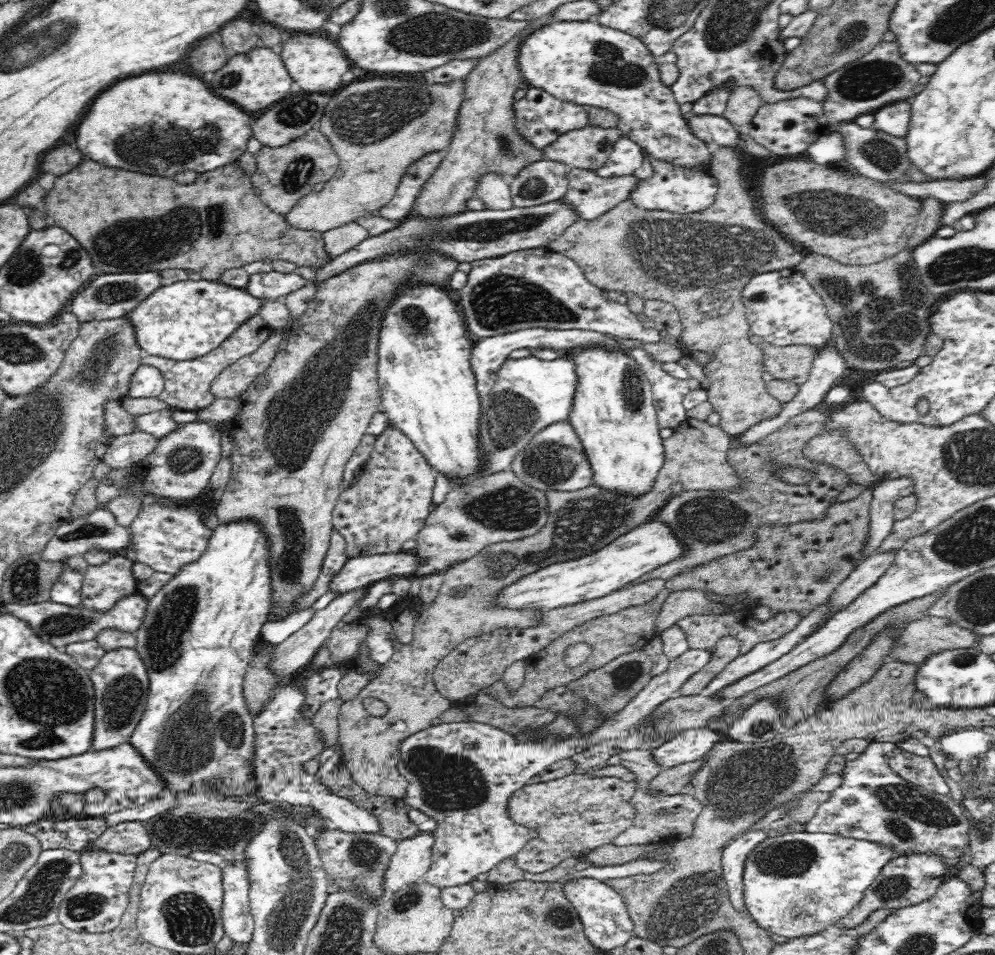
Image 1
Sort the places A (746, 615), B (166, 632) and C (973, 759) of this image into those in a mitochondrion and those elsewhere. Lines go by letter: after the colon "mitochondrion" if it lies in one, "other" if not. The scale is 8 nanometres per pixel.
A: other
B: mitochondrion
C: mitochondrion

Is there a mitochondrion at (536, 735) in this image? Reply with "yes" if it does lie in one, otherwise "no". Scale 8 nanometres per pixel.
no

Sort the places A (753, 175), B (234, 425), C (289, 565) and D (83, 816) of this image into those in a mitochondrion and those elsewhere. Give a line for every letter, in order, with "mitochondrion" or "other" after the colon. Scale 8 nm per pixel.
A: other
B: other
C: mitochondrion
D: other

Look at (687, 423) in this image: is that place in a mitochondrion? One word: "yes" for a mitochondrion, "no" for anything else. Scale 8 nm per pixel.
no

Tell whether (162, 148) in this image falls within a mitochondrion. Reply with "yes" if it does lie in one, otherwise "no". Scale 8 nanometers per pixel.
yes

